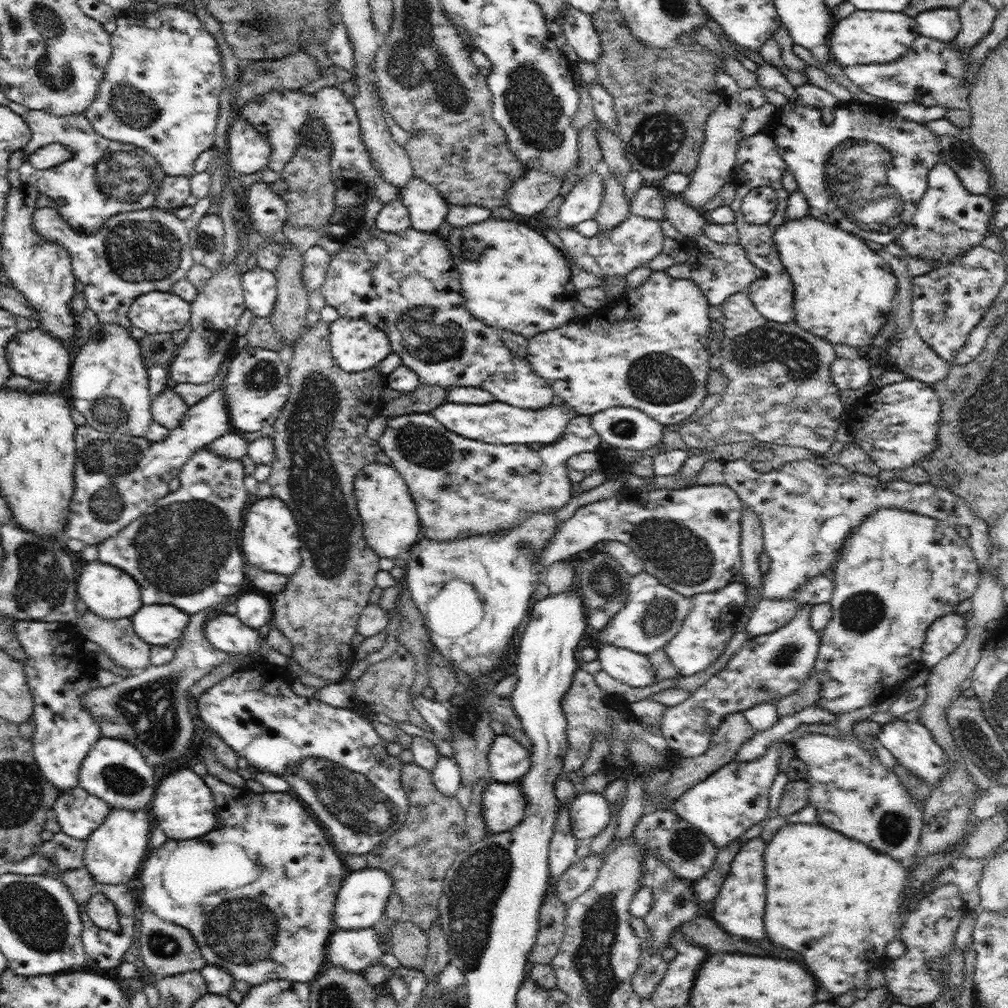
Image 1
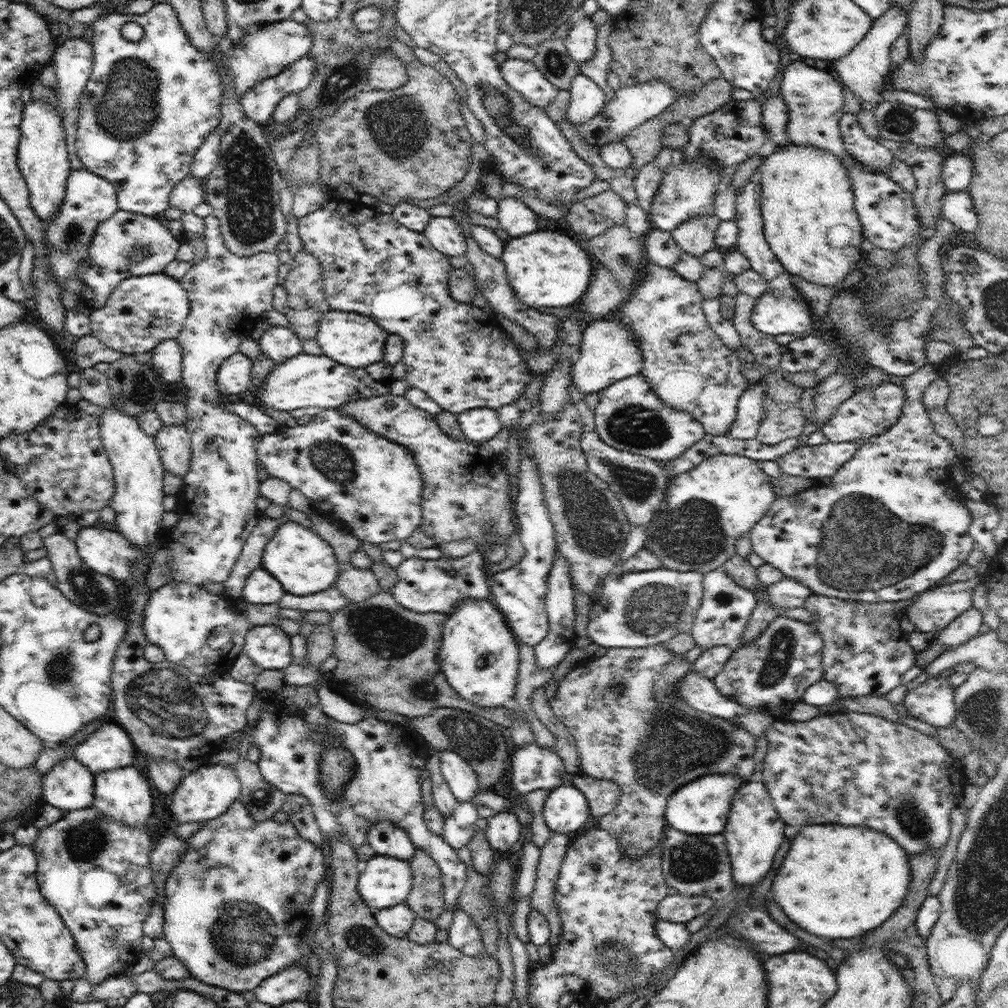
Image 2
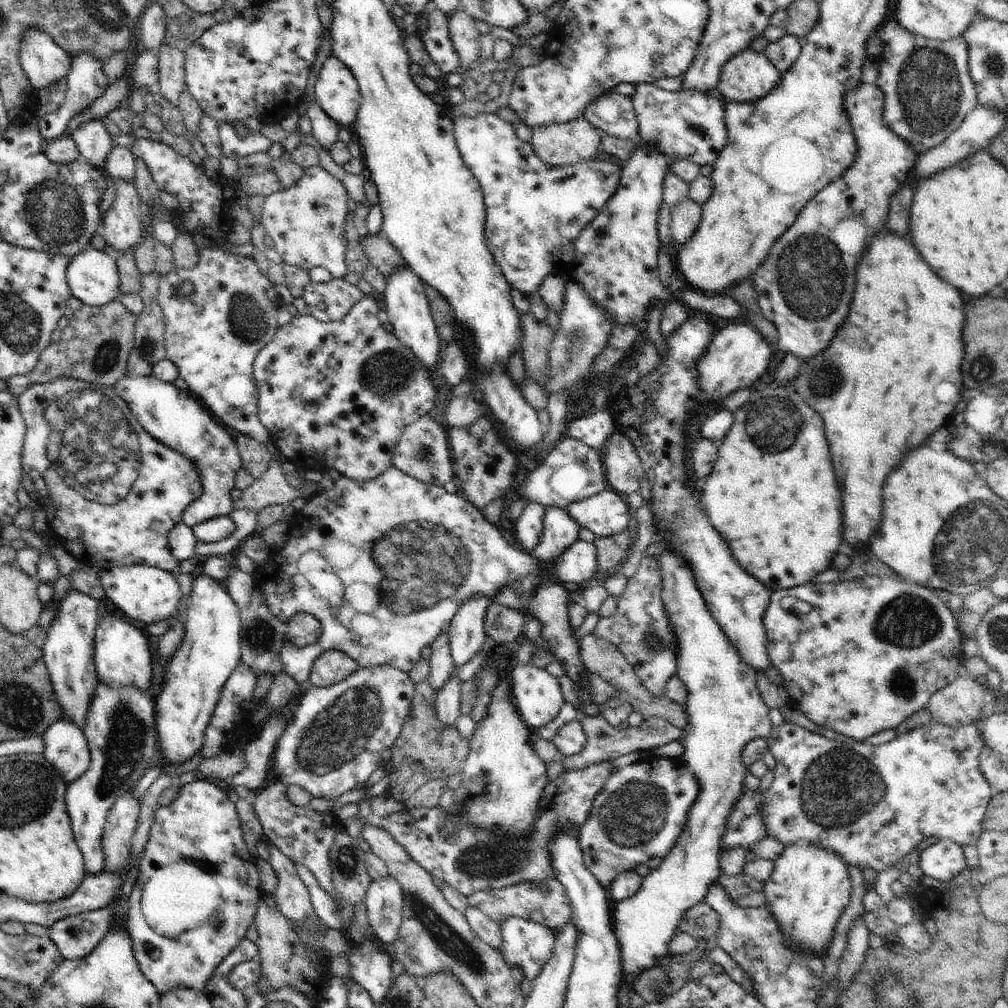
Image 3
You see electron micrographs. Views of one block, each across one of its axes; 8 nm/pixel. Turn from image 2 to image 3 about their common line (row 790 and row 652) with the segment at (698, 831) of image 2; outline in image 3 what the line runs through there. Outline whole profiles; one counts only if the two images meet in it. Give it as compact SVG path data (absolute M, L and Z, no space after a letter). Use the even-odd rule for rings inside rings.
M668 549L657 554L660 578L661 597L671 629L677 638L677 667L675 675L686 685L688 696L684 705L687 727L682 730L681 740L684 752L681 759L687 764L689 771L699 780L700 792L684 823L683 831L675 846L662 859L660 866L651 869L643 878L640 890L630 898L614 902L612 908L613 931L621 950L623 982L633 982L648 969L658 966L660 958L669 954L670 941L677 935L681 921L686 912L705 900L710 887L718 882L721 876L719 857L723 848L723 838L727 832L727 824L735 804L740 800L744 786L744 778L749 770L742 762L744 747L758 737L767 739L772 732L772 724L768 717L770 709L762 700L757 672L738 656L734 646L730 644L722 627L714 620L708 610L706 601L696 584L695 576L687 560L678 553Z

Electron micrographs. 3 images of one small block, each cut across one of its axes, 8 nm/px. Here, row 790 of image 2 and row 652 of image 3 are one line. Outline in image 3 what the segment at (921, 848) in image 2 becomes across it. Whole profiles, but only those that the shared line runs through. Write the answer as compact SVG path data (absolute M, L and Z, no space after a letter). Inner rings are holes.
M864 578L862 582L854 580L854 582L840 581L830 584L808 582L794 588L774 591L771 594L768 608L763 615L767 634L768 656L771 664L780 670L782 685L788 691L789 700L792 700L796 704L796 708L806 715L808 719L812 720L812 722L822 726L824 729L844 734L844 736L848 736L848 738L858 743L864 743L864 740L868 740L870 736L874 736L874 734L878 734L883 730L895 730L912 714L922 710L924 706L928 705L928 700L937 690L944 688L958 677L956 668L960 664L964 664L965 661L965 656L962 653L962 642L960 641L962 632L953 612L932 589L928 590L928 587L917 585L916 583L910 586L906 582L892 582L892 580L886 580L886 578ZM862 586L868 588L868 592L862 592L864 606L860 610L860 588ZM782 610L791 610L798 618L788 618L786 620L782 616L776 616Z

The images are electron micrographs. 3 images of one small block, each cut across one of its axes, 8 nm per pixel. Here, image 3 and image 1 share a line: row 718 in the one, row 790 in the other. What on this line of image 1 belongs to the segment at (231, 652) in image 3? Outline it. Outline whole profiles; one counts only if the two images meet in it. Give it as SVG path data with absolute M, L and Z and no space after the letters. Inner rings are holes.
M192 769L170 772L158 783L153 800L149 805L152 820L164 831L168 840L188 840L199 838L215 829L221 820L215 815L213 794Z

